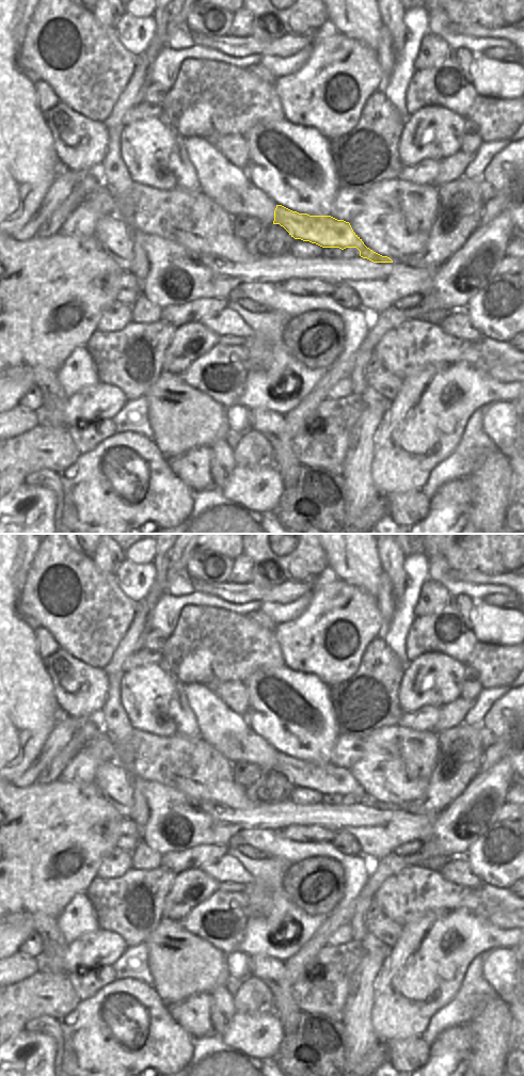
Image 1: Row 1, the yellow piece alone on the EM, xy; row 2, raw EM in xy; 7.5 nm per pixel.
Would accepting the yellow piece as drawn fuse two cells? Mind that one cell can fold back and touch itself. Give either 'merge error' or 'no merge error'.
no merge error

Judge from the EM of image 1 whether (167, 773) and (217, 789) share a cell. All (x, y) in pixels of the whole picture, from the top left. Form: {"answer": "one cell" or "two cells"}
{"answer": "one cell"}

